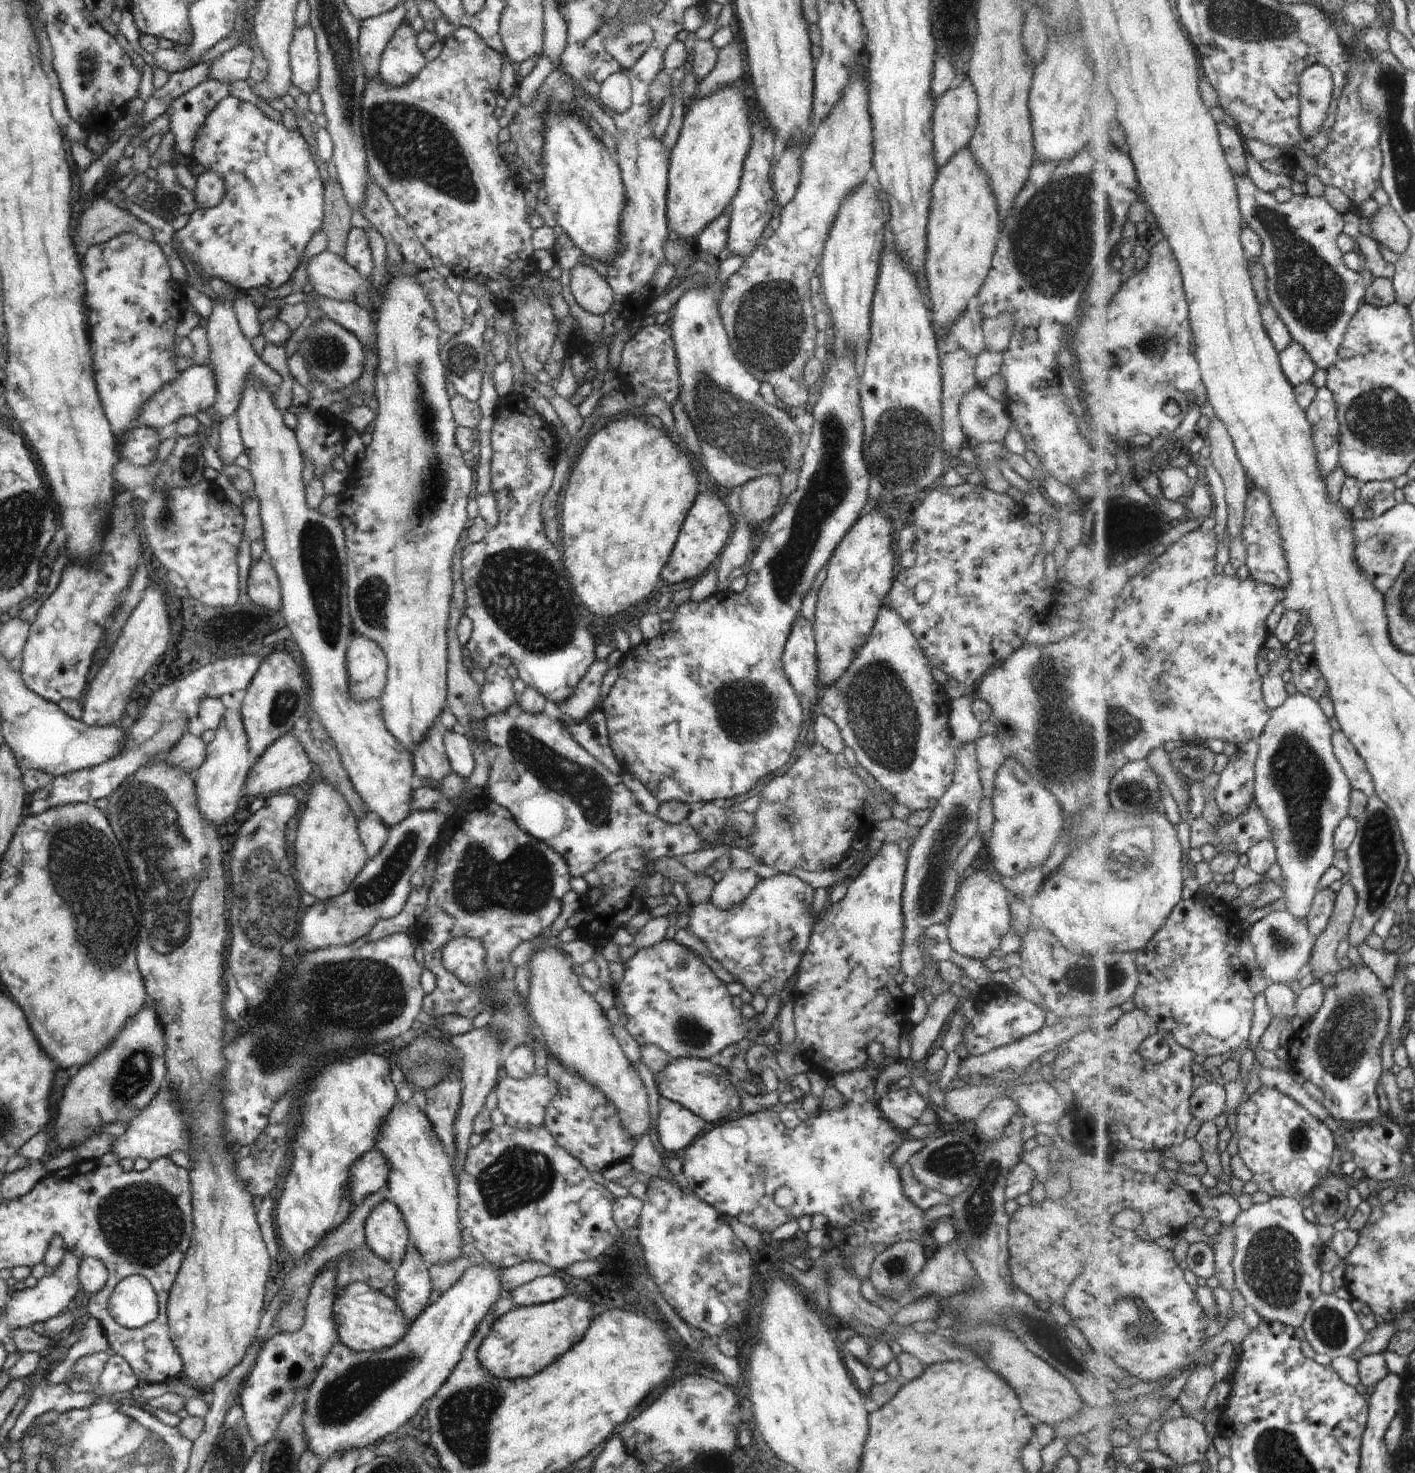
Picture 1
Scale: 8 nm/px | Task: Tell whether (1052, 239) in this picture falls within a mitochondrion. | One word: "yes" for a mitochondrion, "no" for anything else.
yes

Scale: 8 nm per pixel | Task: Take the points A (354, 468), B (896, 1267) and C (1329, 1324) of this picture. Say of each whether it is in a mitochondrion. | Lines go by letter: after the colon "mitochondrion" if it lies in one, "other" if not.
A: other
B: mitochondrion
C: mitochondrion

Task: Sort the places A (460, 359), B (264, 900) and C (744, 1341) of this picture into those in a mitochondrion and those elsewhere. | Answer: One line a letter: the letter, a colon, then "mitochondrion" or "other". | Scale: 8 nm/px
A: mitochondrion
B: mitochondrion
C: other

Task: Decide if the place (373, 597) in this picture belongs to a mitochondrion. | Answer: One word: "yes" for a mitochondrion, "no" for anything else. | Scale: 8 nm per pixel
yes

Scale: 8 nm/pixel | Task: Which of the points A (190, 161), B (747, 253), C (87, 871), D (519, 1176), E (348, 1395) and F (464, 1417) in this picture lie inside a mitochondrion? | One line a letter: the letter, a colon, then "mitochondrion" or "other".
A: other
B: other
C: mitochondrion
D: mitochondrion
E: mitochondrion
F: mitochondrion

